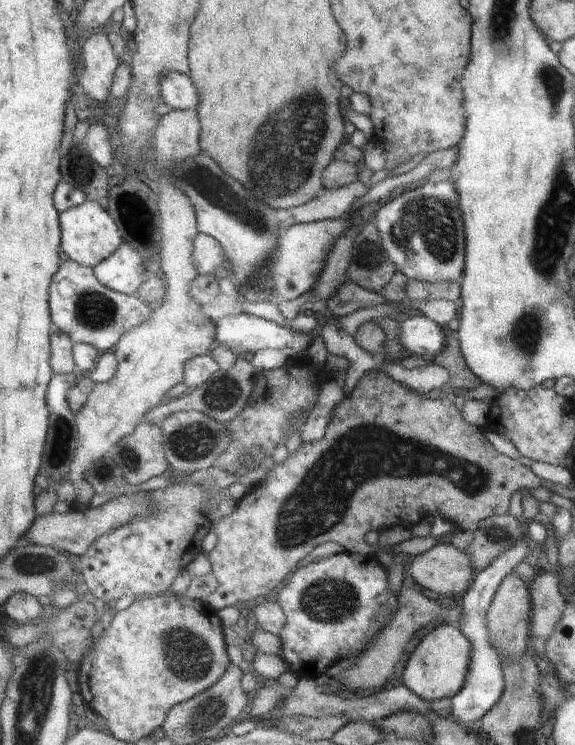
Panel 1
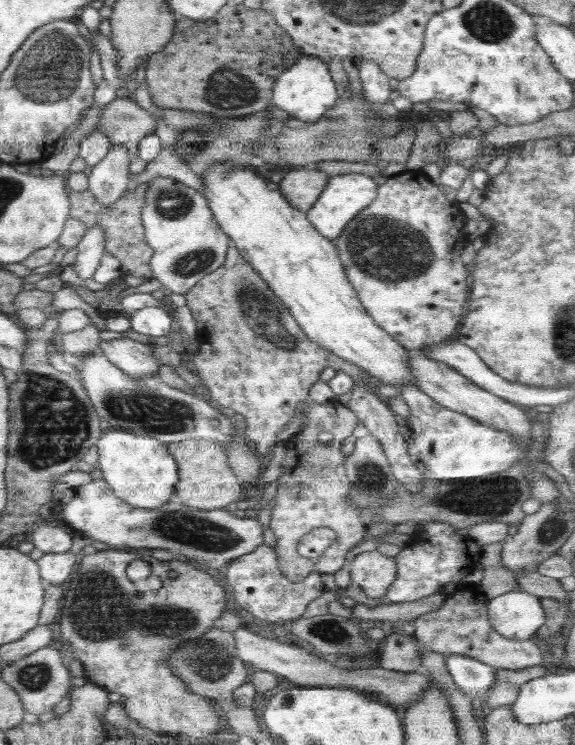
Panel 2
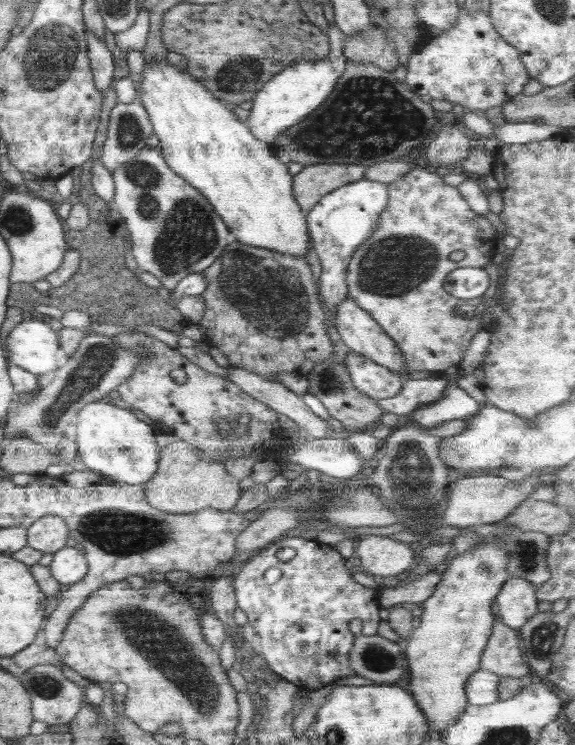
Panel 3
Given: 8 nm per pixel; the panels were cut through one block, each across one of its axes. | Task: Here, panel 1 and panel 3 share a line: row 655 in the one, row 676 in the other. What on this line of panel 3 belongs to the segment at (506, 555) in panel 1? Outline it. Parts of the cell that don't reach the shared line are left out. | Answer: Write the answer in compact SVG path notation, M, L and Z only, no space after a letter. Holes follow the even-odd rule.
M478 669L466 681L465 693L467 703L473 705L487 705L496 702L498 696L498 683L500 676L493 672Z

